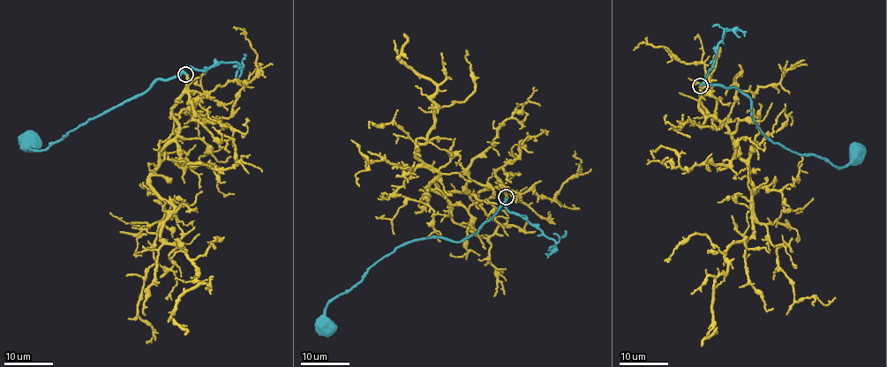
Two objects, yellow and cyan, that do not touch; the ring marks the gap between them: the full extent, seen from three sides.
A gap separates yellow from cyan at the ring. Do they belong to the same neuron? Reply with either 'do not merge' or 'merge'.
merge

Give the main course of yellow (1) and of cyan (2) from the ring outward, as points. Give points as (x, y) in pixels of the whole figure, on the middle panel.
1: (507, 198), (493, 187), (426, 188), (439, 173), (414, 154), (434, 122), (437, 87), (399, 59), (404, 33)
2: (505, 197), (476, 233), (459, 241), (432, 236), (405, 243), (374, 263), (355, 286), (329, 300), (321, 333)

